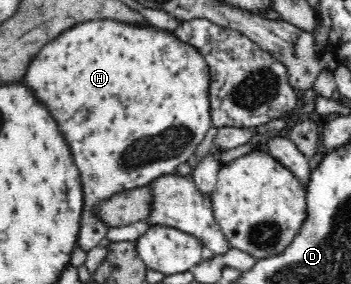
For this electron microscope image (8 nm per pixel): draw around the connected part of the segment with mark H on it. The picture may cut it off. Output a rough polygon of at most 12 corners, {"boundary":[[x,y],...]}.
{"boundary":[[77,22],[31,62],[97,202],[191,161],[210,68],[149,23]]}

